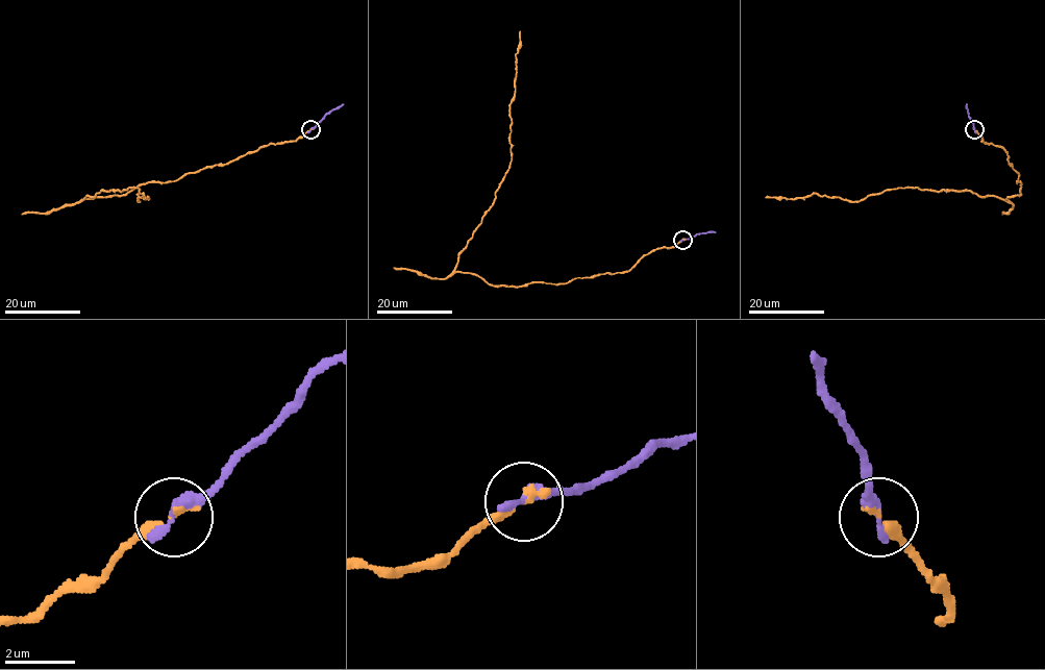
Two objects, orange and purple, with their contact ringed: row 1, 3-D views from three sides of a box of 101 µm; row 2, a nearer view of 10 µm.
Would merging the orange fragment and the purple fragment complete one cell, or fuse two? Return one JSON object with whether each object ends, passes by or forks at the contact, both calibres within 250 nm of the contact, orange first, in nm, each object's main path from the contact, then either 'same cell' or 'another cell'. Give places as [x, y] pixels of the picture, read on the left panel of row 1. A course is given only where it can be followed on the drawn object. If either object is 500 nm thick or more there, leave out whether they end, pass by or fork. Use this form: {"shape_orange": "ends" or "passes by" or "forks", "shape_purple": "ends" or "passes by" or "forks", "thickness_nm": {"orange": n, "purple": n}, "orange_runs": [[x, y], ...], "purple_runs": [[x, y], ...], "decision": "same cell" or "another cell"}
{"shape_orange": "ends", "shape_purple": "ends", "thickness_nm": {"orange": 240, "purple": 440}, "orange_runs": [[310, 130], [175, 181], [82, 200], [137, 188], [139, 201], [143, 193], [148, 197]], "purple_runs": [[310, 130], [343, 103]], "decision": "same cell"}

